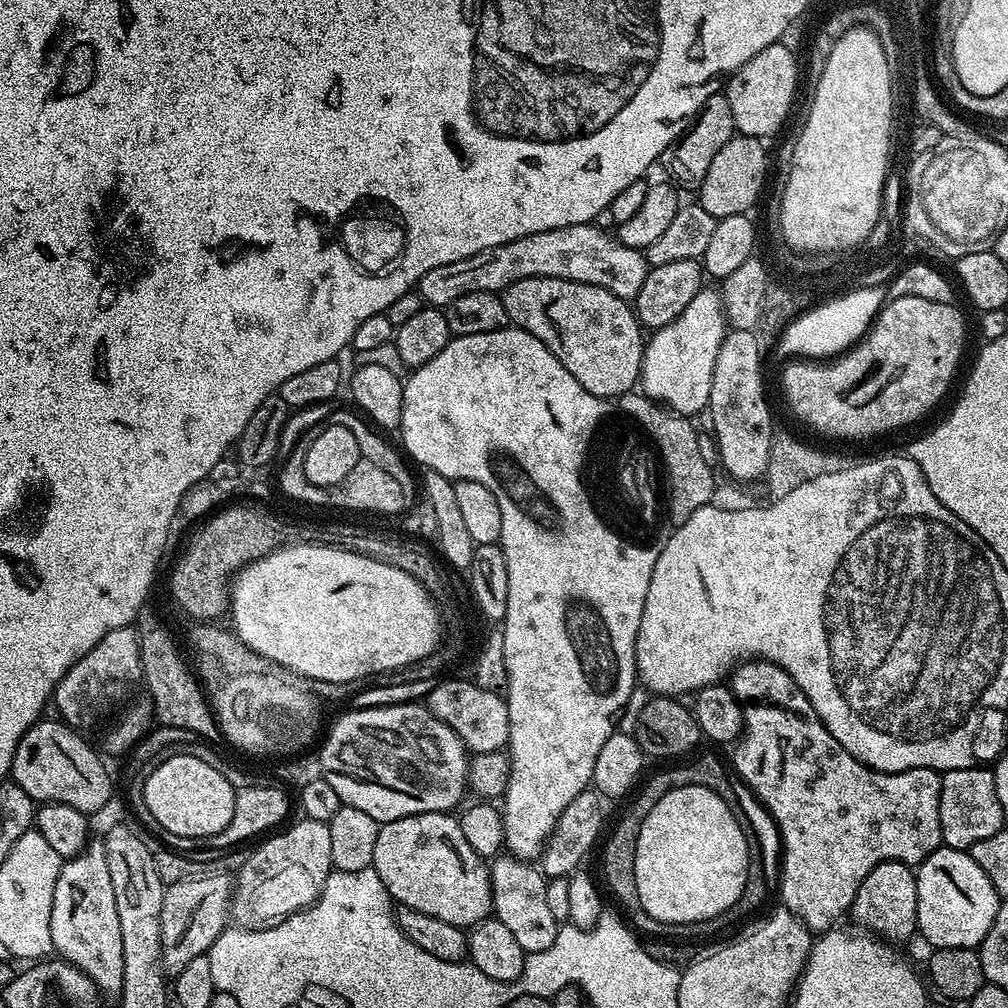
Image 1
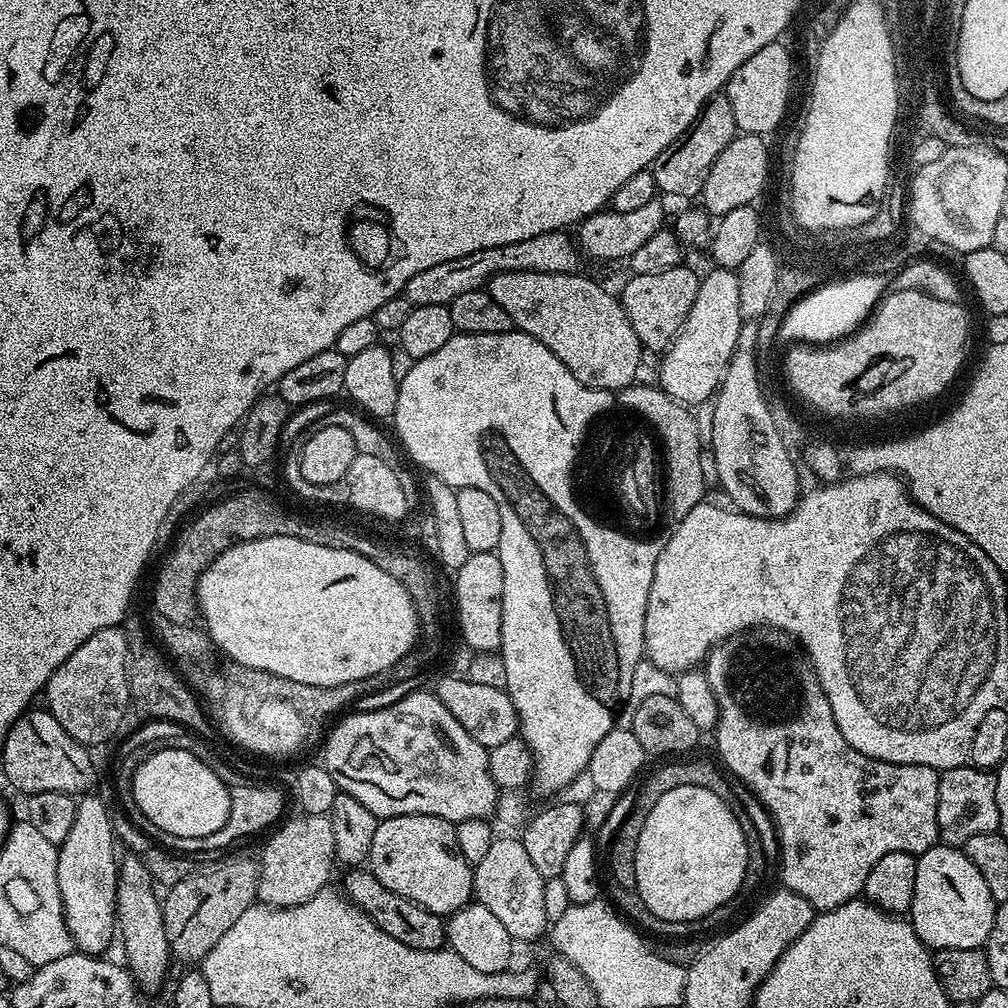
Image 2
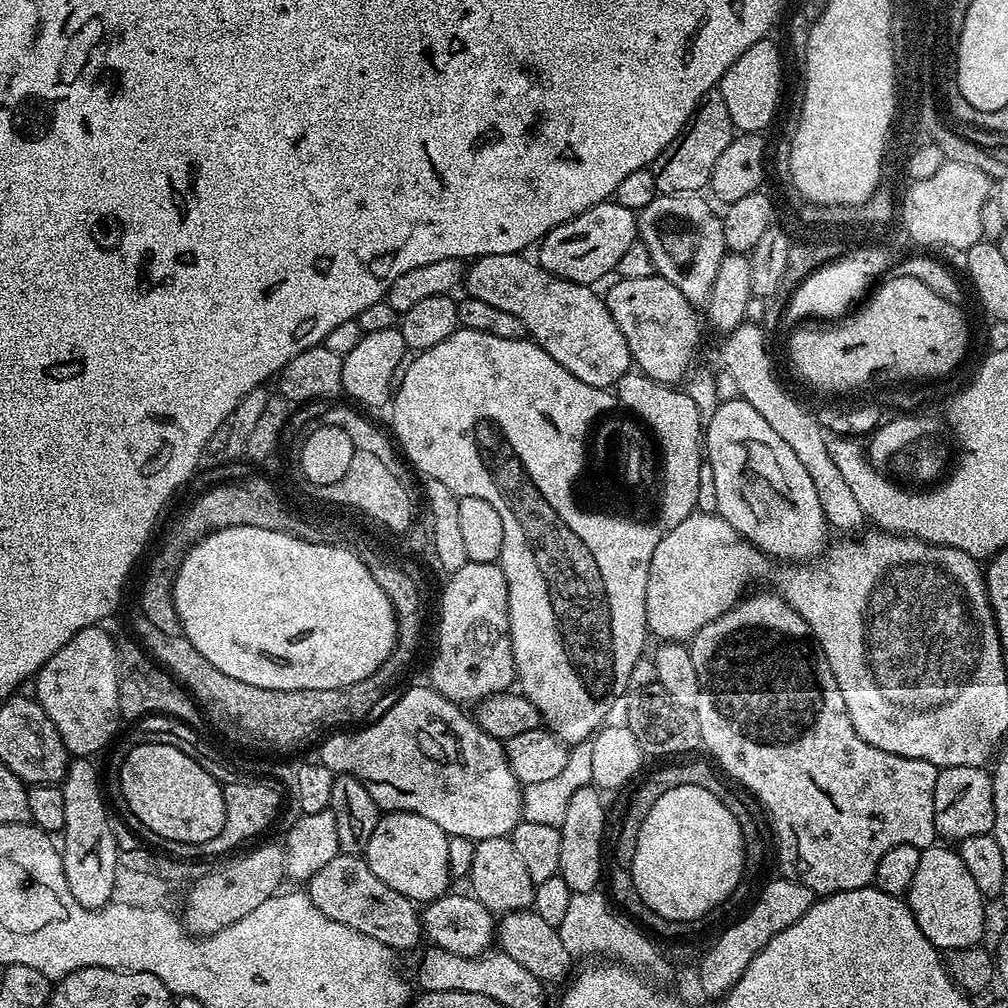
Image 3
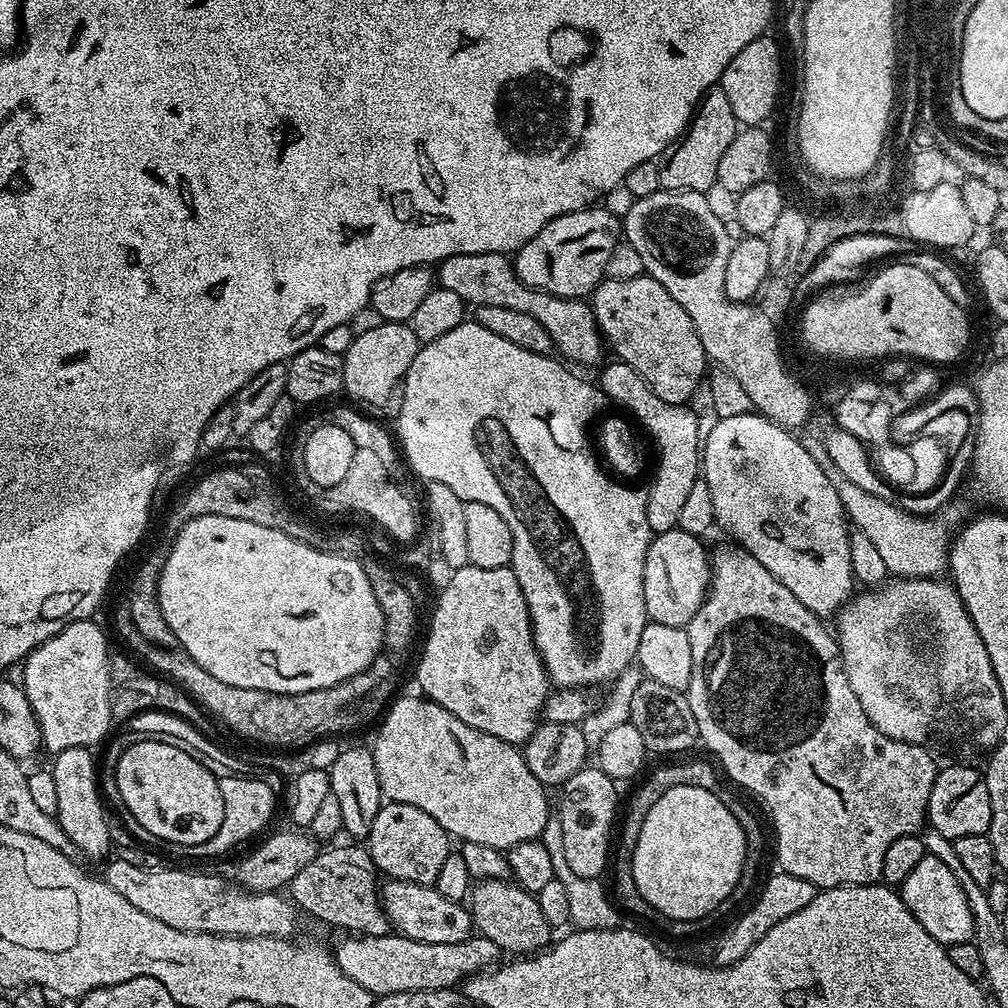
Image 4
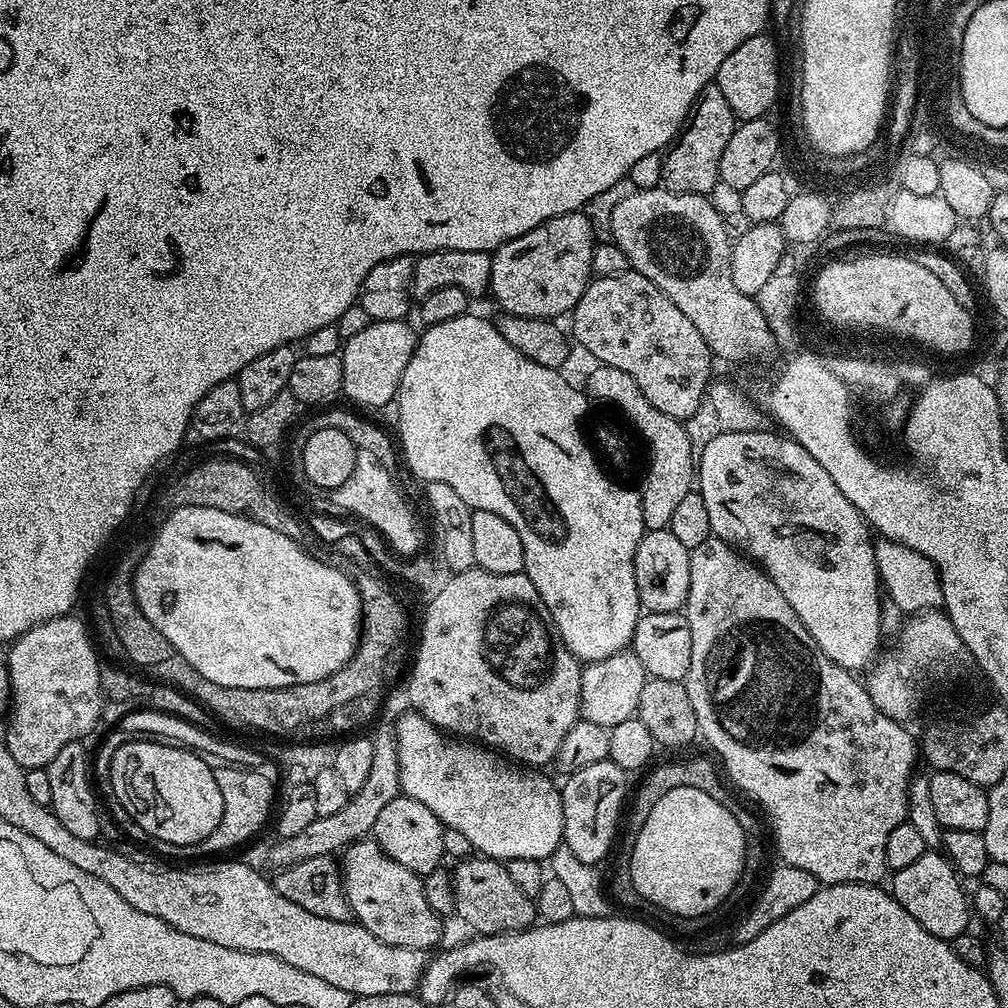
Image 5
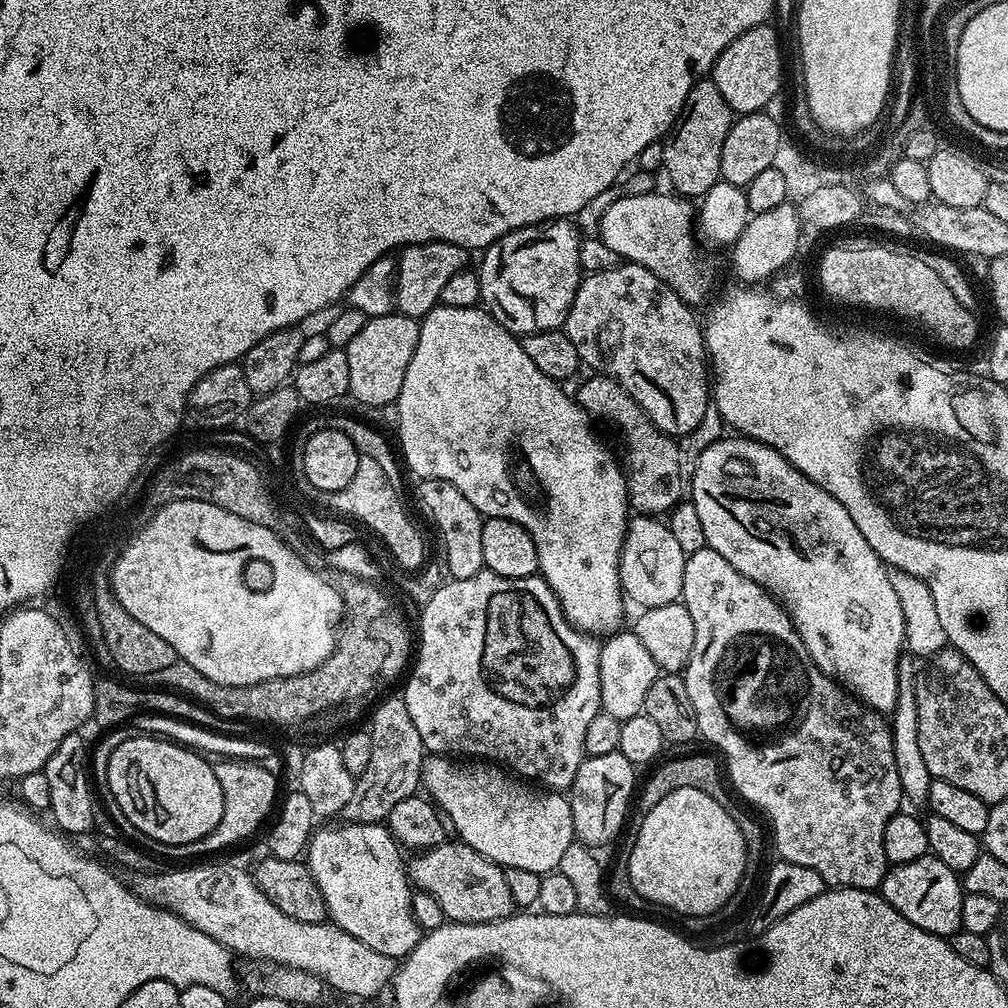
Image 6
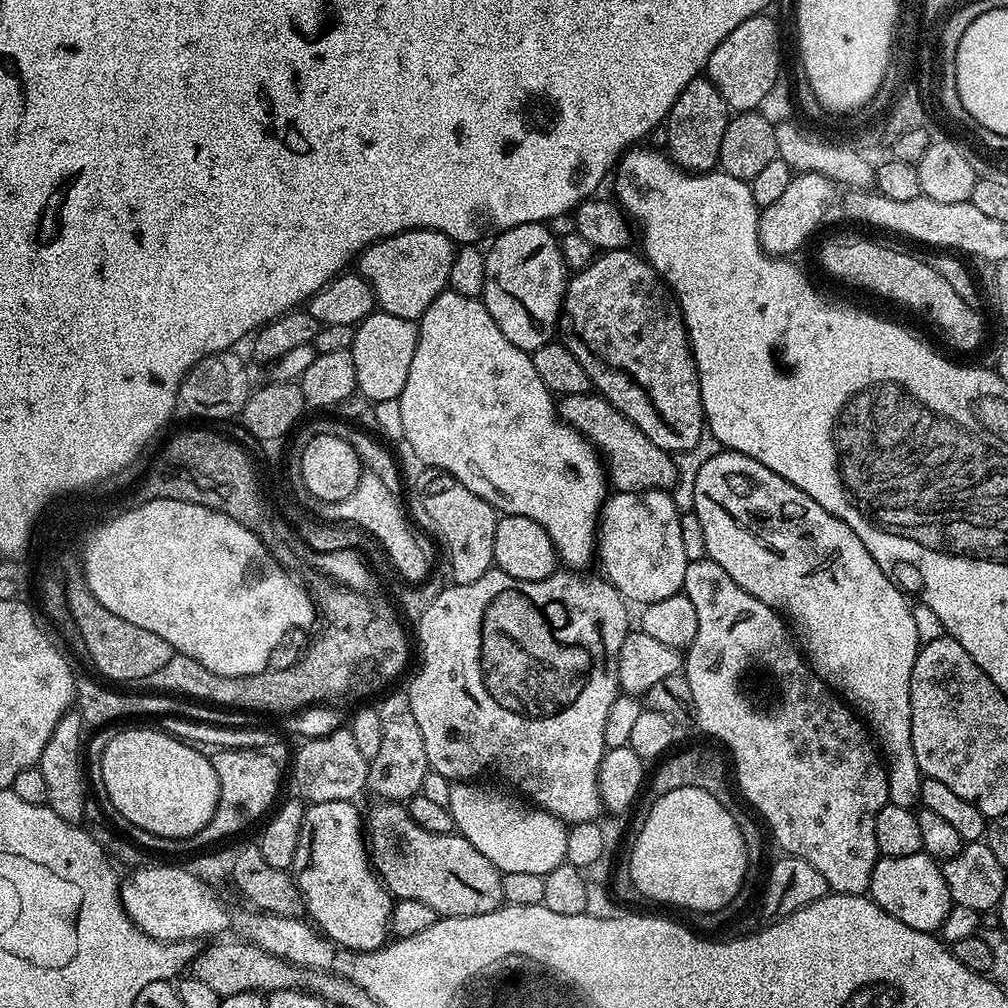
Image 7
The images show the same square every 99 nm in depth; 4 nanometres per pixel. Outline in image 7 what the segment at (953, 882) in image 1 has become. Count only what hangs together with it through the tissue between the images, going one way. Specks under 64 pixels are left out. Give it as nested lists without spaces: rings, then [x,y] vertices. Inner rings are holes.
[[[923,850],[918,854],[906,854],[906,858],[880,856],[872,871],[868,892],[872,901],[886,910],[886,914],[923,932],[935,933],[940,930],[953,907],[943,867]]]

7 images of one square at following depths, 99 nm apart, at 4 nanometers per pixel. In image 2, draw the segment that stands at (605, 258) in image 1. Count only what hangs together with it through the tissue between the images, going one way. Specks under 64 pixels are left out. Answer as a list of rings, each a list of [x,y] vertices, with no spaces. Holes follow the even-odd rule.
[[[564,230],[538,234],[534,238],[522,238],[522,242],[510,242],[506,246],[478,250],[474,254],[466,254],[457,260],[442,262],[438,266],[430,266],[430,270],[421,270],[418,274],[414,274],[414,278],[410,278],[410,282],[406,282],[402,295],[414,306],[448,305],[450,302],[454,302],[454,298],[458,298],[458,294],[466,294],[475,288],[483,289],[492,277],[503,272],[571,272],[577,267],[575,265],[577,245],[574,240],[574,245],[572,245],[572,240],[568,235],[569,233]]]

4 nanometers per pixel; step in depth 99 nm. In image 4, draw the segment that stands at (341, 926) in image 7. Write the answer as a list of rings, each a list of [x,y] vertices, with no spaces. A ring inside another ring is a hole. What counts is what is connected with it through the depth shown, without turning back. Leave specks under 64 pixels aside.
[[[388,880],[382,888],[382,907],[397,933],[418,942],[462,942],[473,935],[472,913],[461,902],[442,898],[434,886],[405,880]]]

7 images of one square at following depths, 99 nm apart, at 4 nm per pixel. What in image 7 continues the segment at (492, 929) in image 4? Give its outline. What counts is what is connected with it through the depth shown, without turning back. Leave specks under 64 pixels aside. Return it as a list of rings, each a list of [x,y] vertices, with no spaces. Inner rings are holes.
[[[376,802],[366,812],[366,843],[368,855],[377,876],[384,887],[396,900],[414,898],[414,902],[426,902],[426,906],[434,906],[441,916],[477,916],[490,914],[495,908],[504,904],[502,894],[501,871],[495,868],[464,836],[459,834],[434,834],[430,830],[422,830],[414,818],[410,818],[407,807],[400,802]]]

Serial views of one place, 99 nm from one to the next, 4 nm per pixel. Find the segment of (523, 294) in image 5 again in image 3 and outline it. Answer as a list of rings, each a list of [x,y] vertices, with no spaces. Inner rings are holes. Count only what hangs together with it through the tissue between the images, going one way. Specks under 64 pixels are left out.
[[[615,202],[596,204],[590,210],[570,218],[562,226],[554,226],[538,245],[538,262],[550,274],[563,280],[589,286],[603,276],[612,276],[618,262],[632,244],[637,243],[637,213]]]

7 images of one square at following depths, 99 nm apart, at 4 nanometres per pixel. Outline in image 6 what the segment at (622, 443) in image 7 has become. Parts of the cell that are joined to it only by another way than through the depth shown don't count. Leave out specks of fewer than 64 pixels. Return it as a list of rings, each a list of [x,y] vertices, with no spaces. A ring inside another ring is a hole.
[[[592,374],[589,377],[589,380],[582,381],[580,389],[574,392],[574,399],[584,407],[589,417],[597,421],[605,420],[620,431],[620,436],[624,439],[624,448],[628,451],[626,475],[629,505],[637,513],[653,518],[671,512],[681,503],[683,496],[680,495],[683,492],[685,495],[686,492],[686,472],[680,469],[682,457],[679,443],[662,430],[658,430],[658,426],[650,422],[642,406],[638,406],[638,402],[634,402],[634,398],[630,398],[630,394],[626,394],[626,390],[622,390],[622,386],[618,386],[616,380],[603,374]]]

